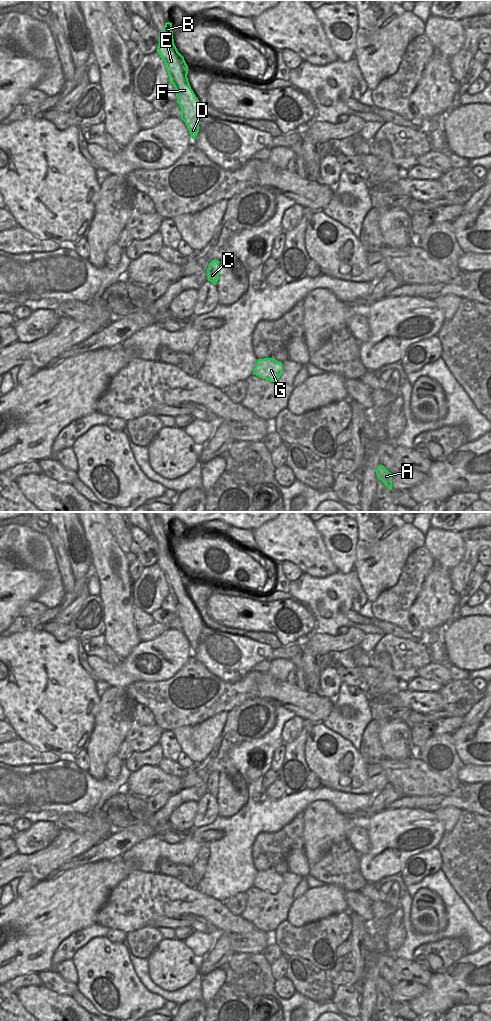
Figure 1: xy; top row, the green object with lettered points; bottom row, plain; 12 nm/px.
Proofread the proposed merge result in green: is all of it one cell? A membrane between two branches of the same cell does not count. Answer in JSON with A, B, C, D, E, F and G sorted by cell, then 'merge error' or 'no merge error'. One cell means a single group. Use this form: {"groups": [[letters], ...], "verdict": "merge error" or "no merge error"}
{"groups": [["A"], ["B", "C", "D", "E", "F", "G"]], "verdict": "merge error"}

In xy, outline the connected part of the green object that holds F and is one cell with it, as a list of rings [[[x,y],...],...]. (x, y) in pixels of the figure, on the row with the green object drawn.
[[[166,22],[163,27],[163,38],[159,35],[157,52],[164,61],[169,76],[169,82],[176,89],[177,102],[181,108],[181,119],[185,122],[192,139],[199,132],[199,123],[203,109],[189,84],[188,66],[178,50],[172,50],[174,44],[172,23]]]

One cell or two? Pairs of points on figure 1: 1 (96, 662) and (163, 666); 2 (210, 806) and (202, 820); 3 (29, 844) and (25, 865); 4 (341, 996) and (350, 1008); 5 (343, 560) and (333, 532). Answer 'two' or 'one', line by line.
1: one
2: one
3: two
4: one
5: one

